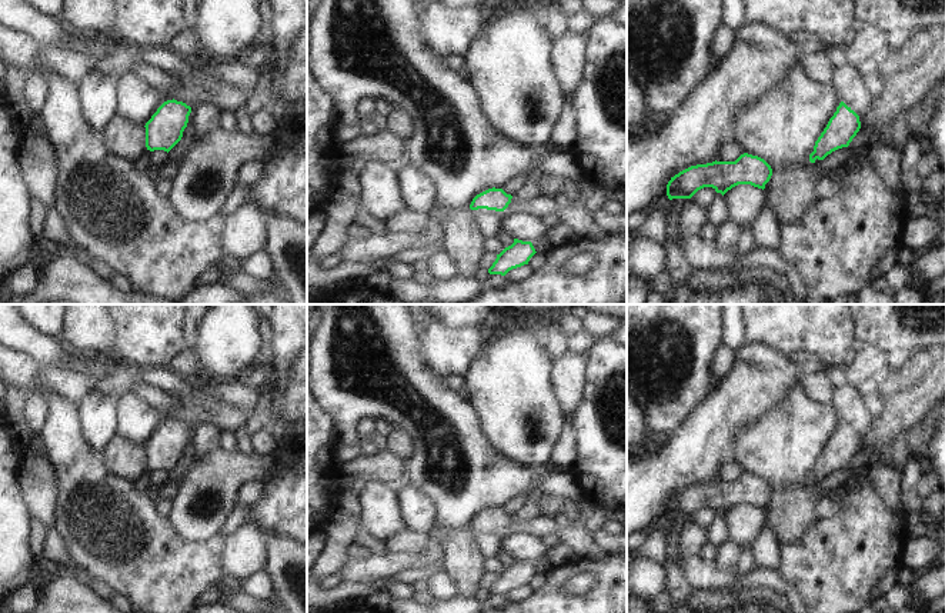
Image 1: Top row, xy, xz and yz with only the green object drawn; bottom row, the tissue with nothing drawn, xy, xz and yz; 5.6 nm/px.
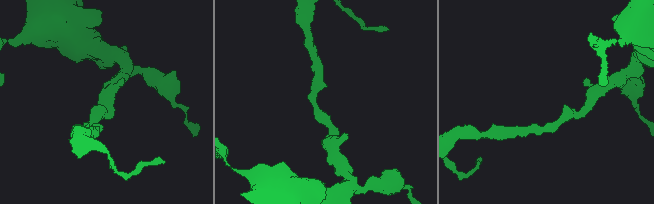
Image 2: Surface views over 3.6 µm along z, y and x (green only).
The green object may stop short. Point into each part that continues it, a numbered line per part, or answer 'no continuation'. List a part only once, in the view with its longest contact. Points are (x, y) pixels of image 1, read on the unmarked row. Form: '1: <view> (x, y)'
no continuation

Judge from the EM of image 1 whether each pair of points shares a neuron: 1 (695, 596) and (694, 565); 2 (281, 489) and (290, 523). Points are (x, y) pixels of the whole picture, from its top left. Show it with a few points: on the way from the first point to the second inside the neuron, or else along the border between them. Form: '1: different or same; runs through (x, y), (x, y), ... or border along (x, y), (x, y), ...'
1: different; border along (728, 580), (710, 589), (691, 586)
2: same; runs through (290, 497), (290, 515)

